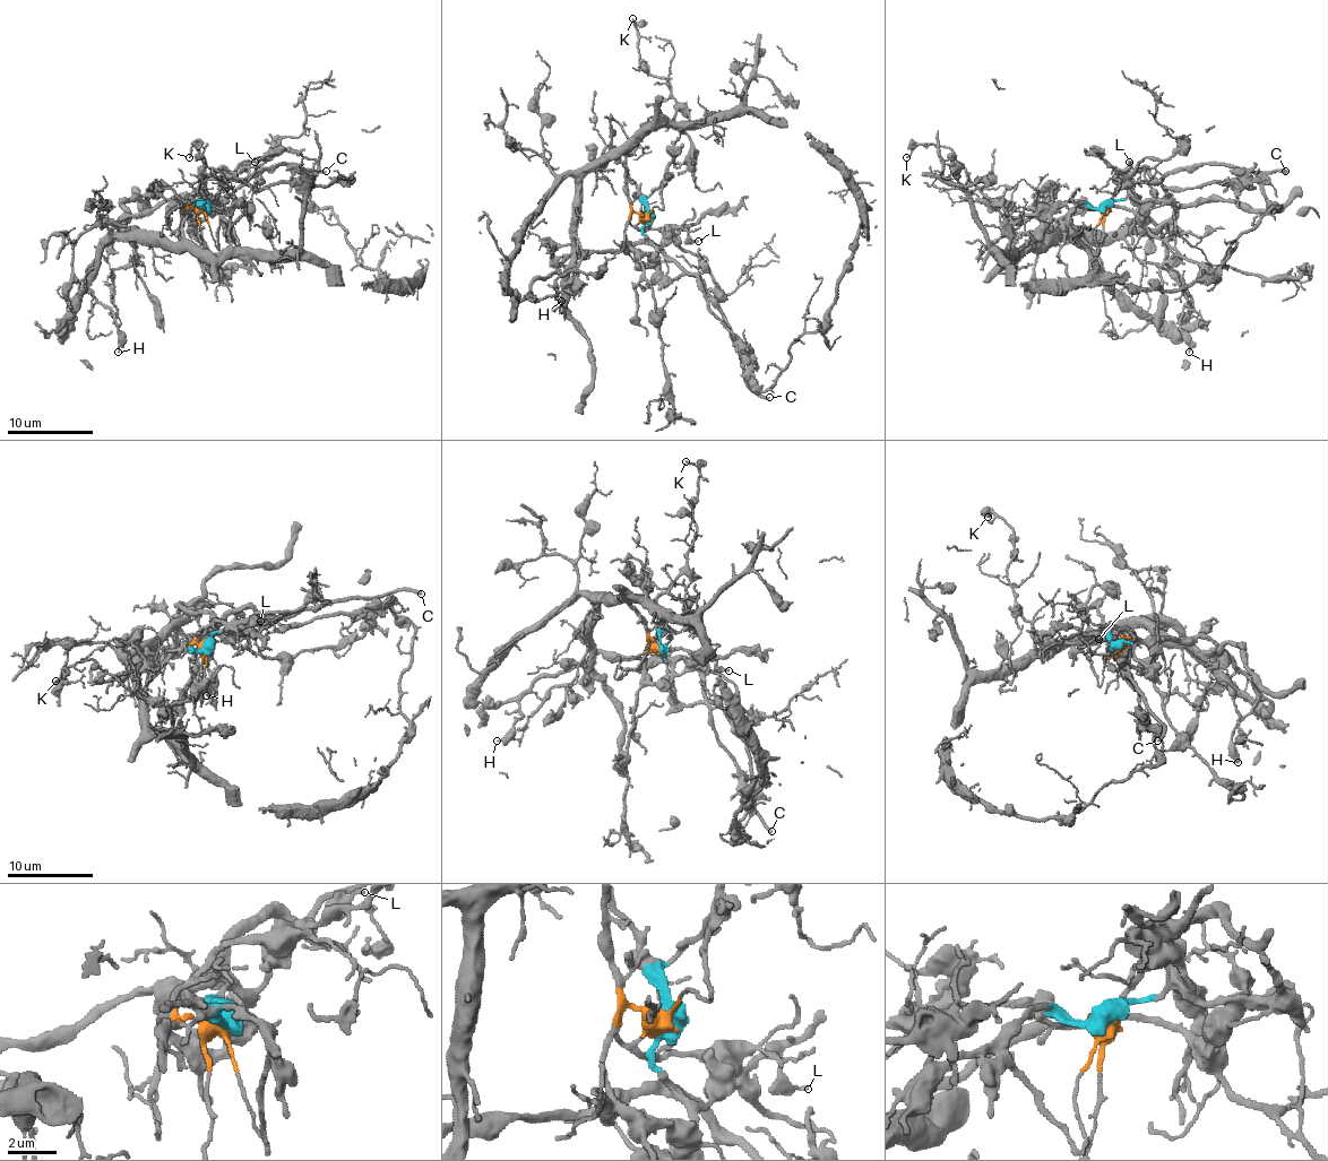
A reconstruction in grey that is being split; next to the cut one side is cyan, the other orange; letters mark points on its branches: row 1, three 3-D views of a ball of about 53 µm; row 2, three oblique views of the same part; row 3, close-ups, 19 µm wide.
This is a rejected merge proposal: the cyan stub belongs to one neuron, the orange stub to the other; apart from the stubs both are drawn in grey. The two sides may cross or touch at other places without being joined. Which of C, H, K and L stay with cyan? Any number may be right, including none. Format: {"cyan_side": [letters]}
{"cyan_side": ["C", "H", "L"]}

